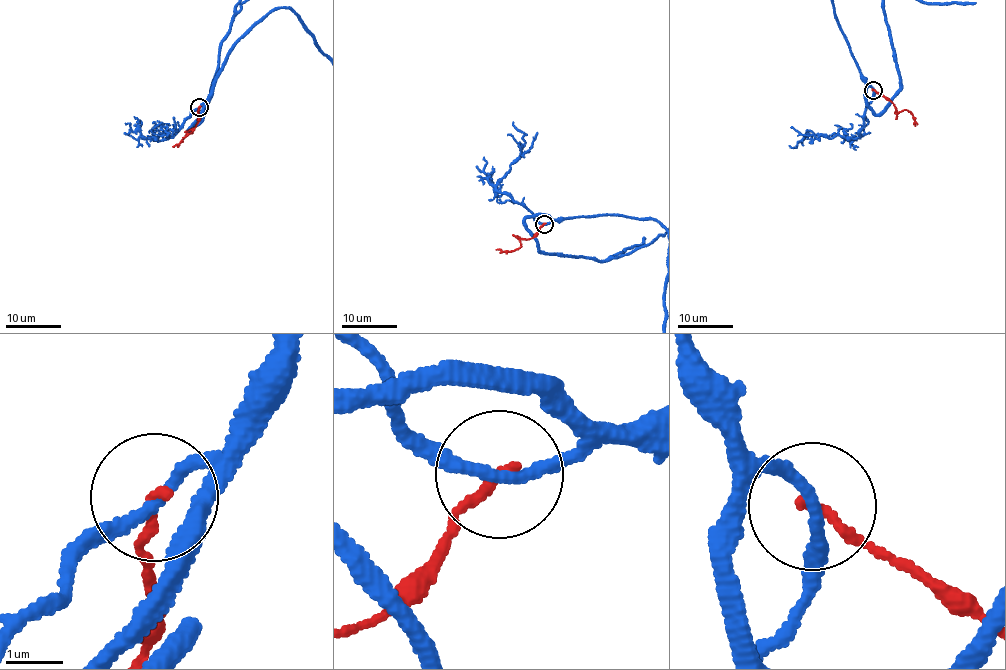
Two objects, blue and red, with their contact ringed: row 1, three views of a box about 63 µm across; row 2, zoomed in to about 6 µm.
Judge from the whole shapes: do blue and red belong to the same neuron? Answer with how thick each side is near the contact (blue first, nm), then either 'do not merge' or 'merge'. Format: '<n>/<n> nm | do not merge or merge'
200/150 nm | do not merge

